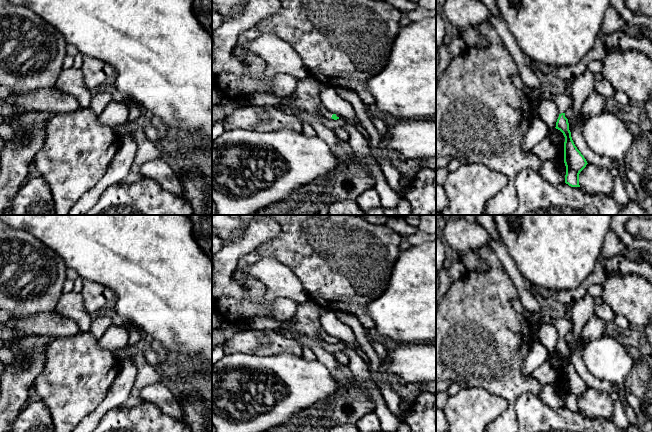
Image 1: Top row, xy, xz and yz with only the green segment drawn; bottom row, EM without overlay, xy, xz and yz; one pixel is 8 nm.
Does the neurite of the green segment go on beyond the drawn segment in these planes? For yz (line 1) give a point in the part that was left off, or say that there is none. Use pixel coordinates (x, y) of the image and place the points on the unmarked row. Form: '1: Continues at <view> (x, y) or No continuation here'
1: Continues at yz (563, 325)

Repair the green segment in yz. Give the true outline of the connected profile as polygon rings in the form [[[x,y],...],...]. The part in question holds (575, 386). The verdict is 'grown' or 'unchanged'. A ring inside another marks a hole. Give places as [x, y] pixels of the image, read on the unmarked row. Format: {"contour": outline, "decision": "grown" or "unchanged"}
{"contour": [[[556,318],[552,325],[557,329],[559,341],[556,346],[556,353],[560,354],[564,361],[564,387],[566,390],[565,407],[571,411],[580,411],[579,398],[588,388],[584,380],[575,370],[569,354],[568,343],[565,335],[572,331],[573,322],[567,318]]], "decision": "grown"}

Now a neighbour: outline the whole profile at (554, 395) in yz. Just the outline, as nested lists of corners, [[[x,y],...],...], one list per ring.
[[[552,383],[542,387],[540,399],[549,407],[558,410],[565,406],[566,390],[564,383]]]

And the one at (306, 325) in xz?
[[[309,301],[300,304],[293,323],[281,322],[279,329],[295,333],[295,338],[302,346],[309,346],[316,356],[316,360],[325,365],[331,374],[346,388],[361,387],[360,381],[355,381],[348,366],[340,364],[333,353],[325,351],[318,340],[320,337],[320,306]]]

